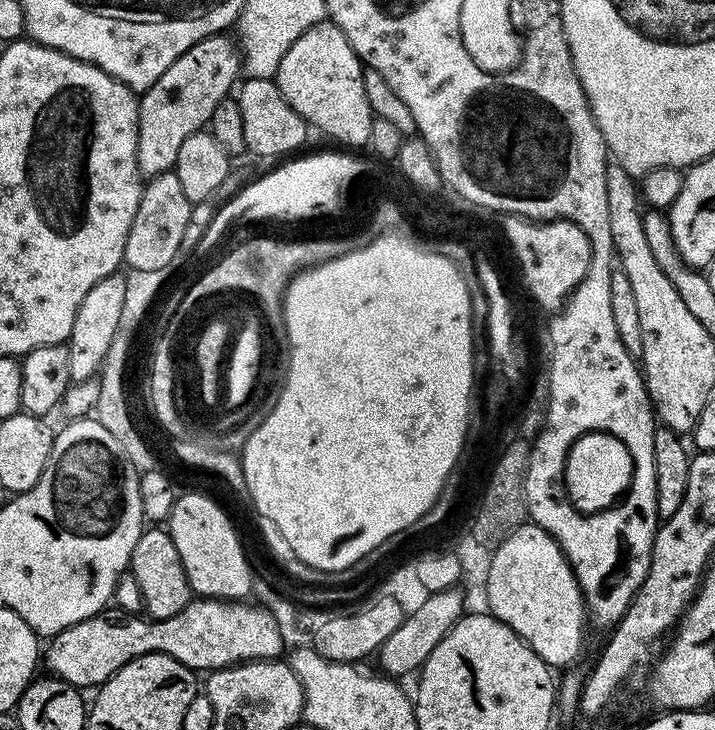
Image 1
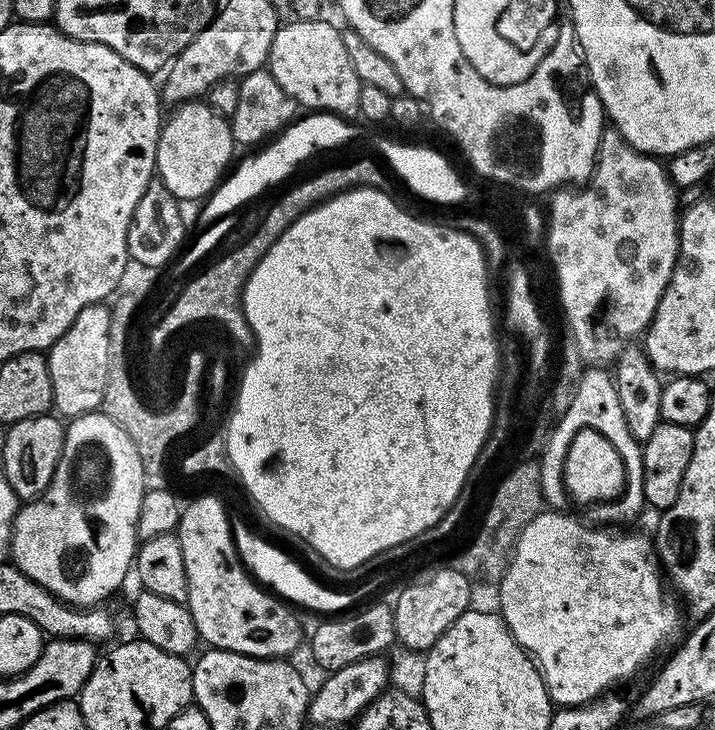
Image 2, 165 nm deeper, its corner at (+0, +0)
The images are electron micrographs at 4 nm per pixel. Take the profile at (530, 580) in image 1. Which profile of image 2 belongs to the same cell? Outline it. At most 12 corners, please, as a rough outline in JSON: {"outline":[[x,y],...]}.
{"outline":[[541,510],[498,581],[553,705],[667,640],[653,541]]}

